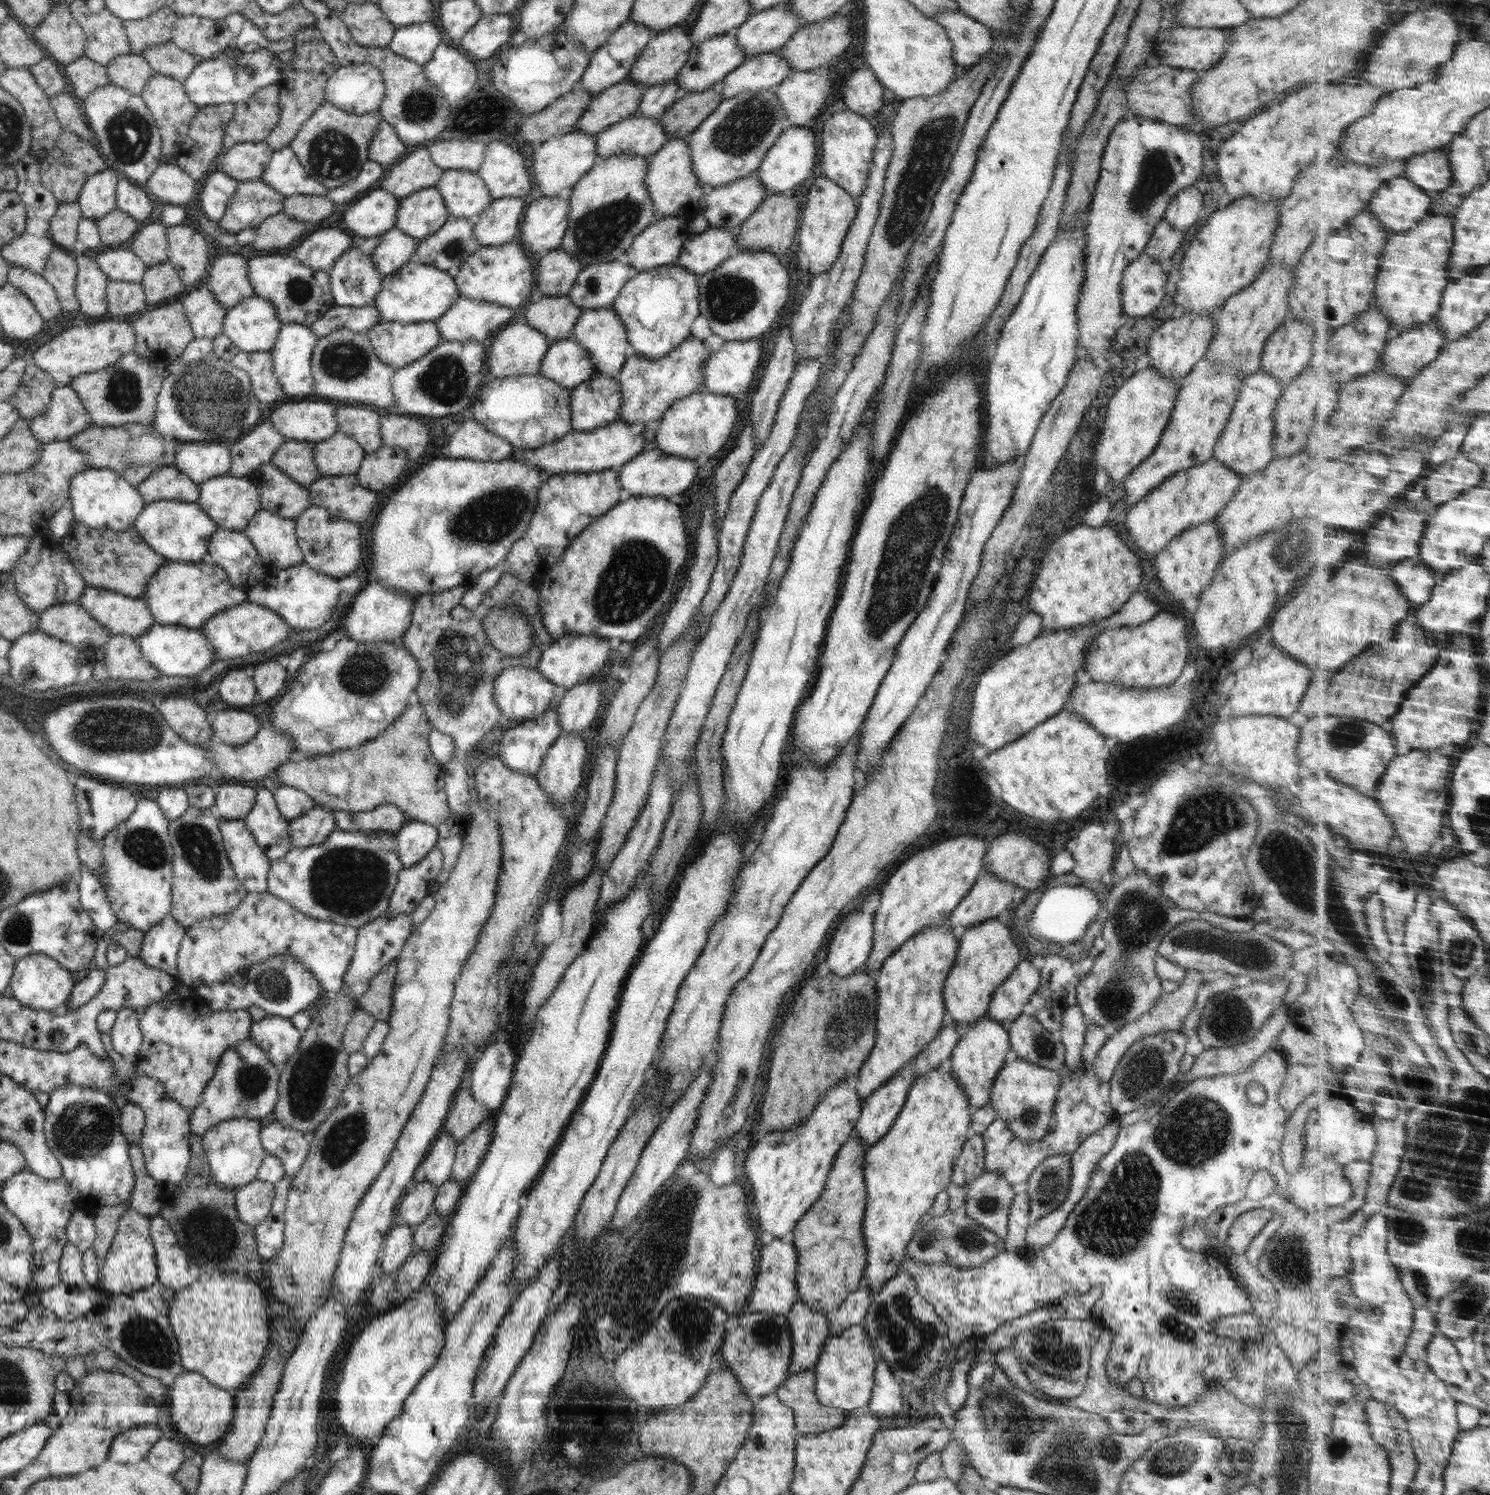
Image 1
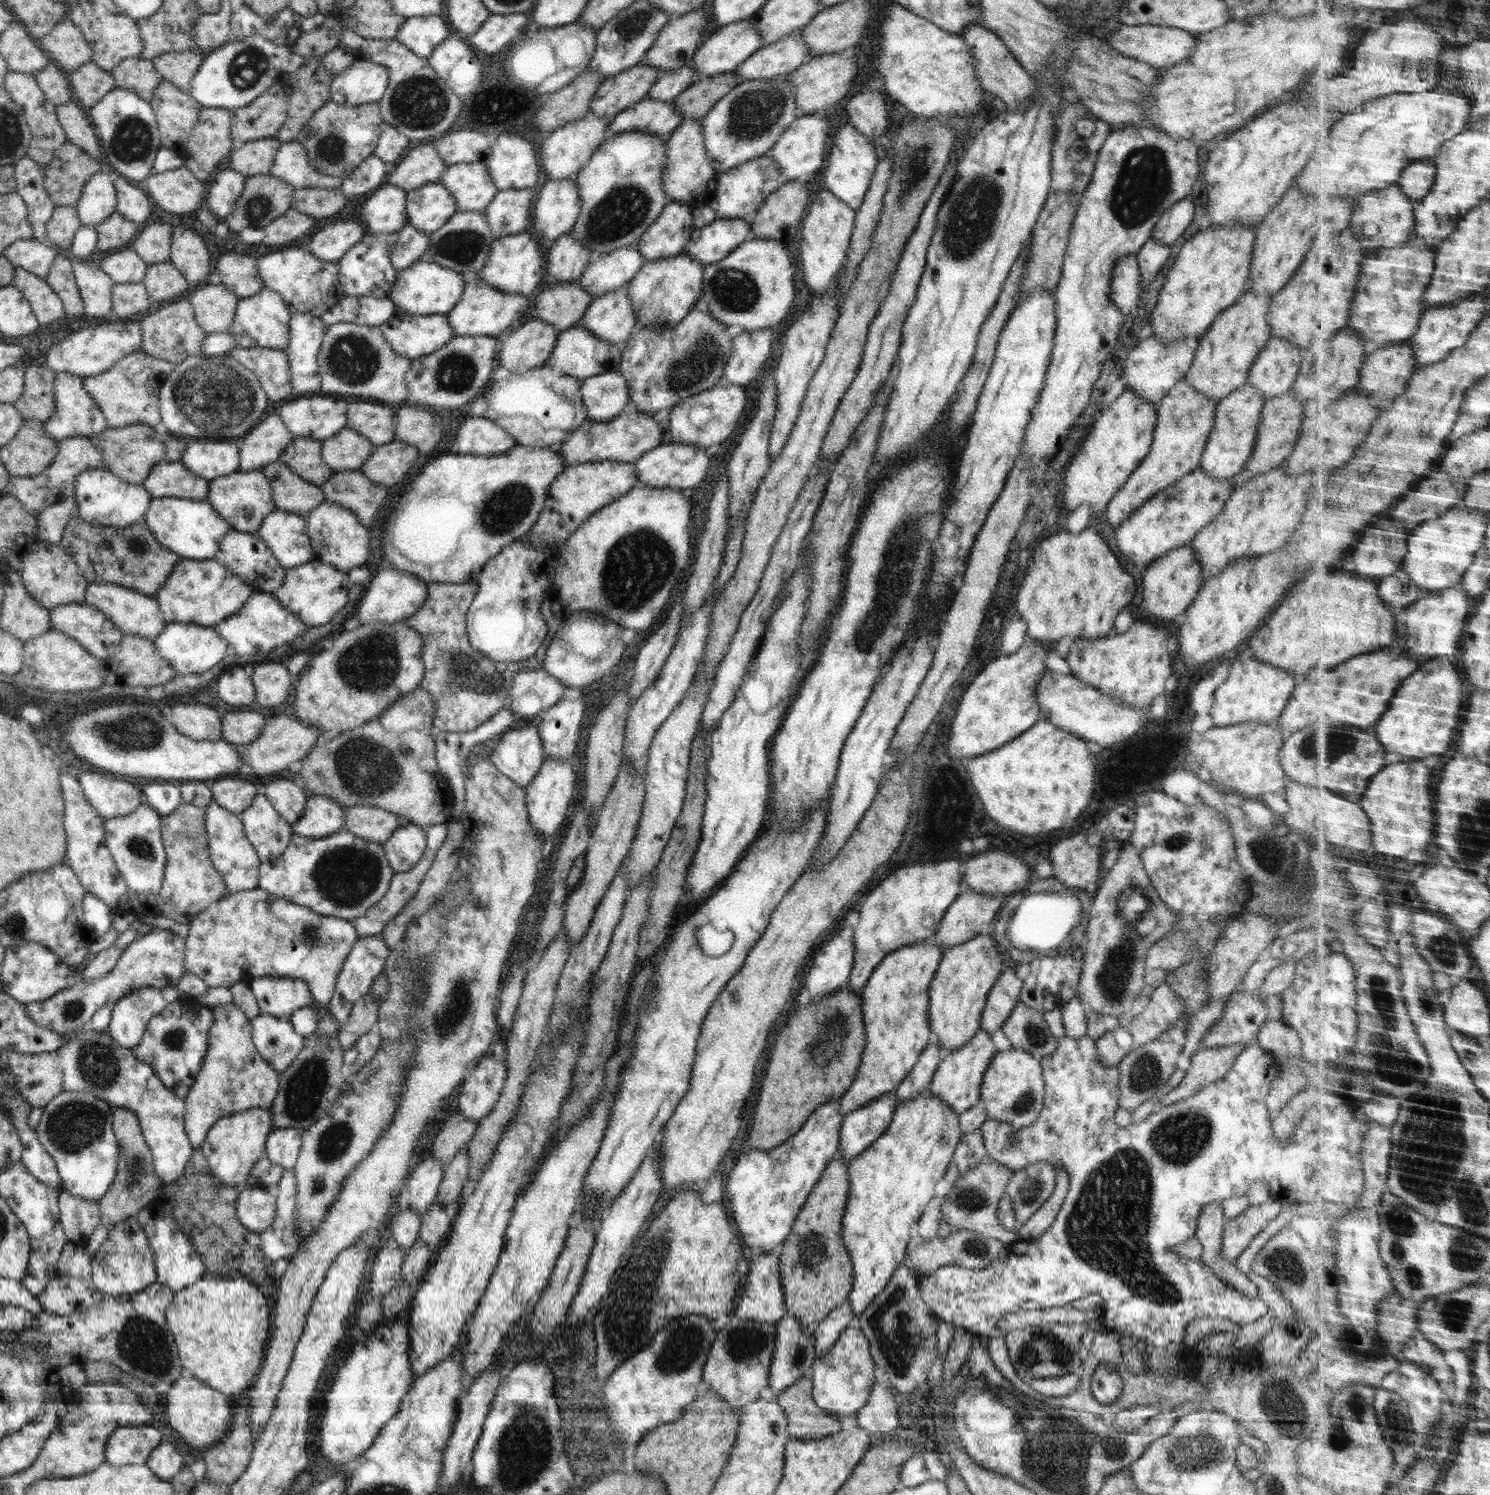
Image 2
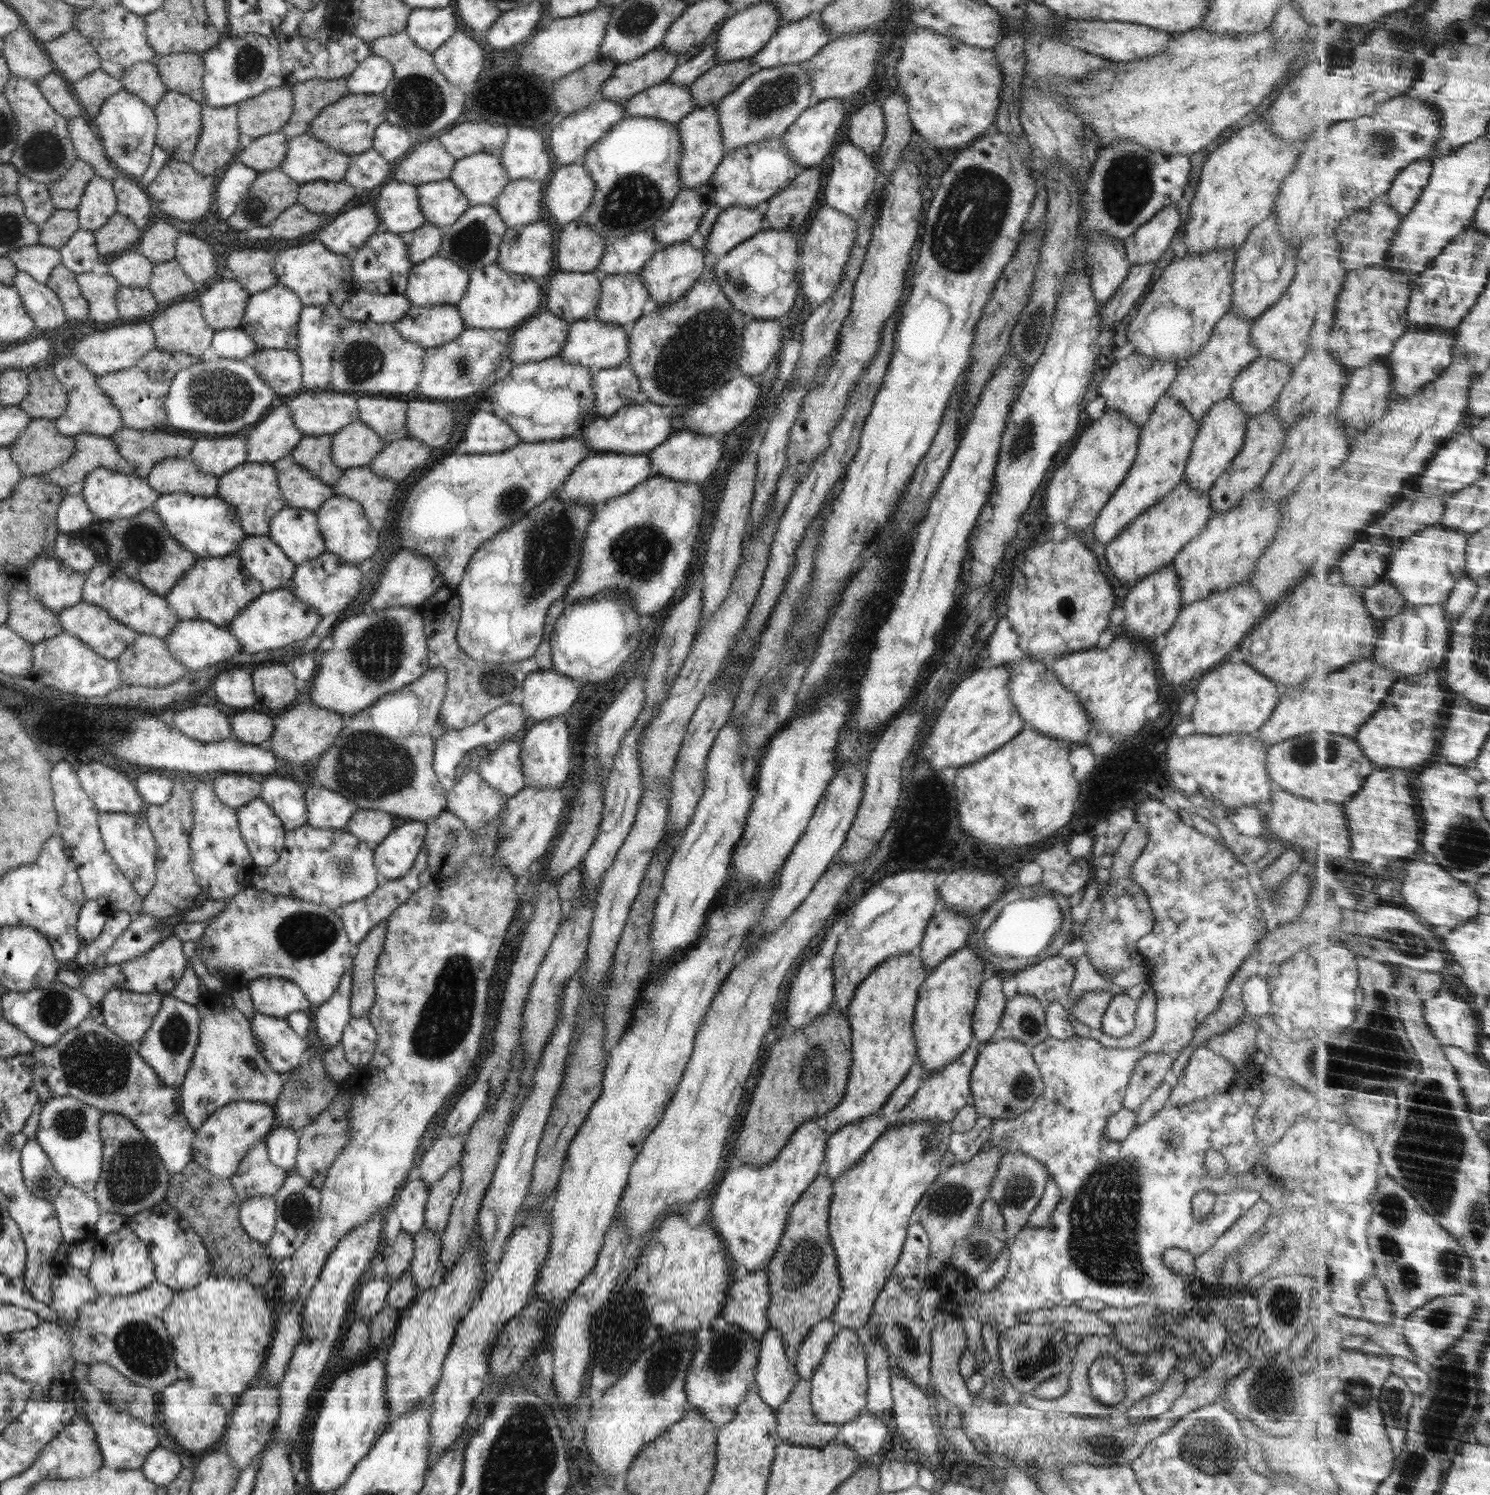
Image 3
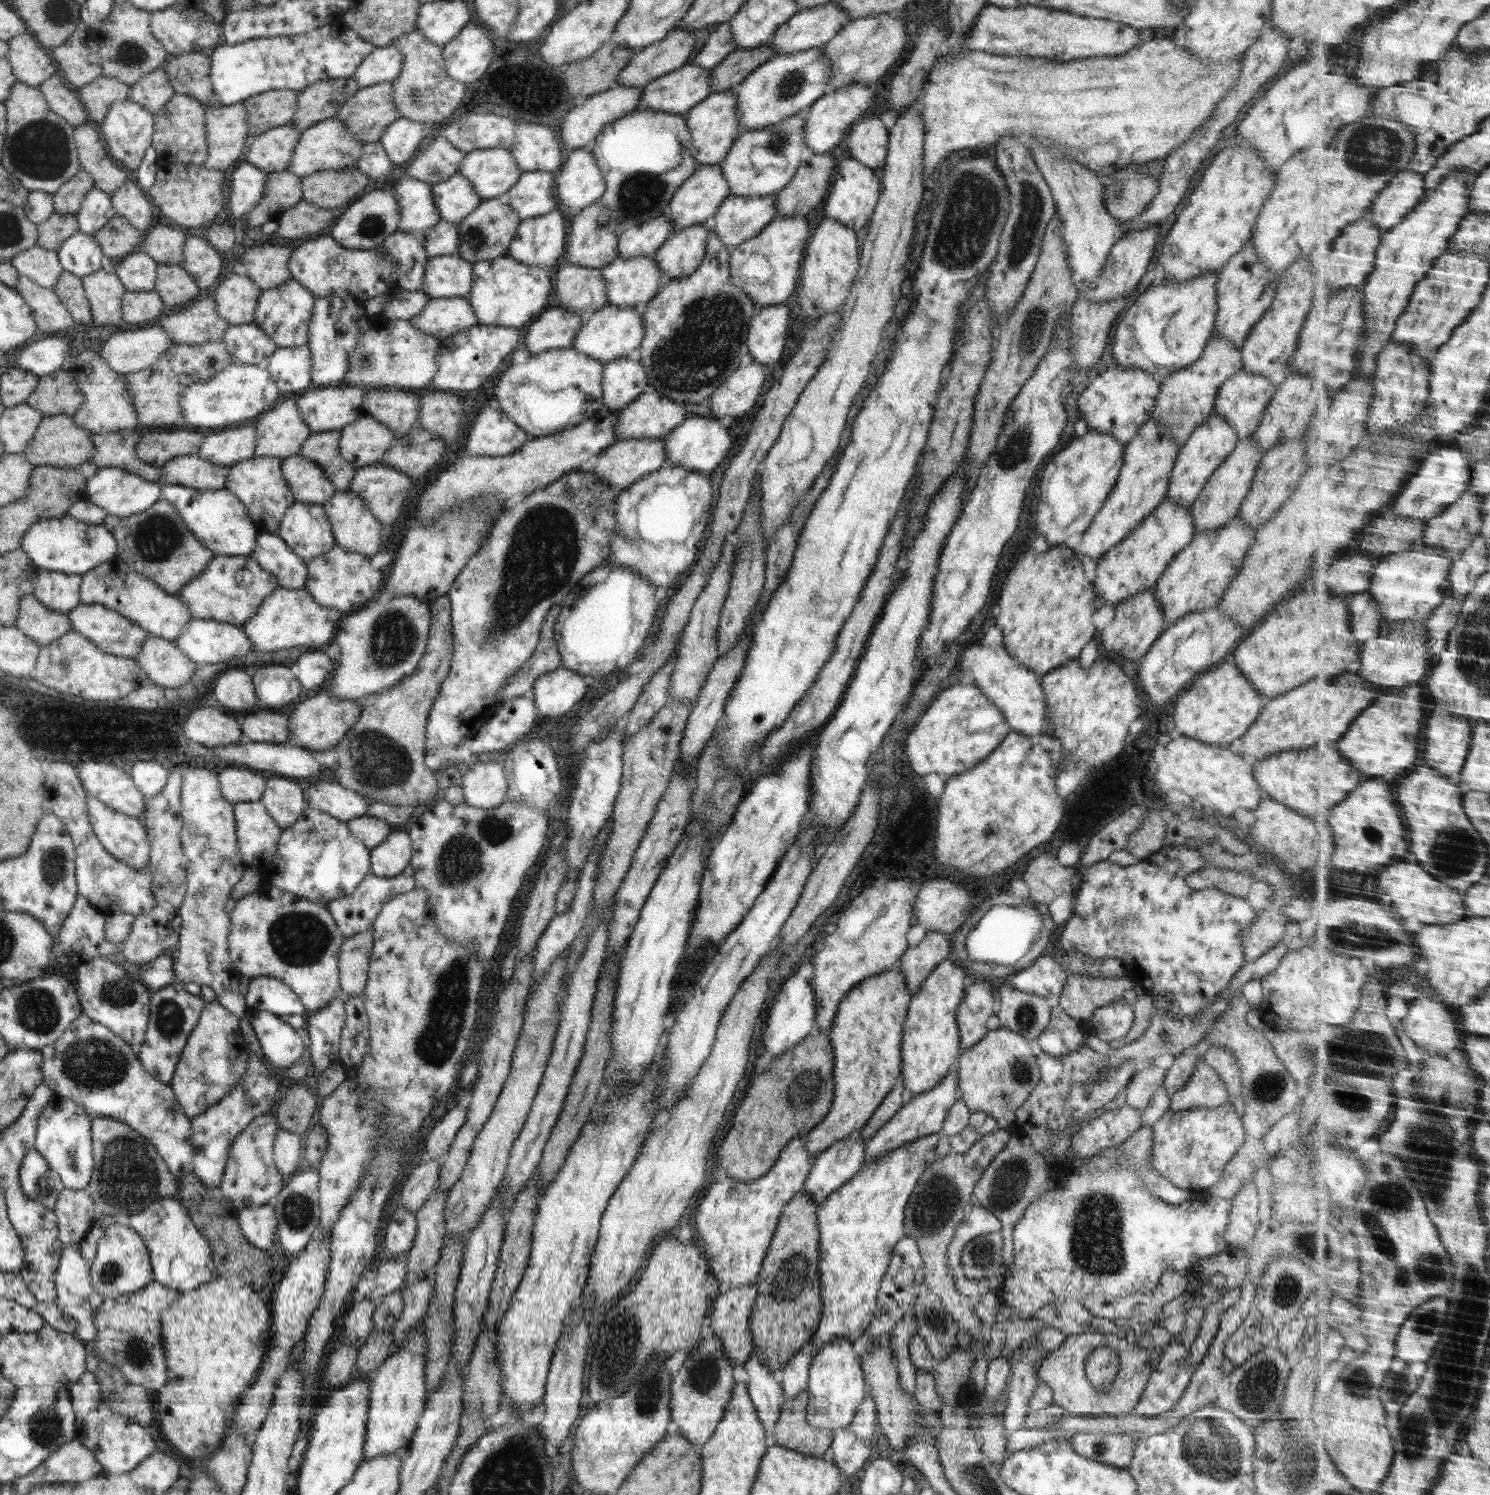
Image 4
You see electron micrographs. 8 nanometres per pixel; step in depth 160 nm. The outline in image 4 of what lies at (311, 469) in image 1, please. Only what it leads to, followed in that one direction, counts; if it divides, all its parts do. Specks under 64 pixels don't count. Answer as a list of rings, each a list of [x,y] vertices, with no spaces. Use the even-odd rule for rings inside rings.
[[[324,431],[319,433],[311,432],[309,437],[304,441],[303,447],[299,450],[300,456],[315,462],[324,472],[326,478],[335,486],[336,491],[348,491],[352,479],[356,476],[357,468],[351,465],[339,451],[339,431]]]

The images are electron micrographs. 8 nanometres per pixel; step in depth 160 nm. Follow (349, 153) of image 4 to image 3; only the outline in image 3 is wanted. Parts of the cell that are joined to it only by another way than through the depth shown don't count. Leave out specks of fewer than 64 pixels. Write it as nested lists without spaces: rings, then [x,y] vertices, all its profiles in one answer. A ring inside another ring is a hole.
[[[306,132],[289,139],[287,153],[279,169],[299,185],[320,179],[340,182],[345,177],[349,162],[350,156],[332,150]]]

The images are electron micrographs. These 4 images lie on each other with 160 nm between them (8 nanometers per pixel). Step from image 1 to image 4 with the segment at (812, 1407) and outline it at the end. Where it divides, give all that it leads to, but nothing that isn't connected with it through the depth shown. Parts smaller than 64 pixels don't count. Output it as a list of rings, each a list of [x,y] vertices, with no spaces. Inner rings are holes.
[[[807,1390],[786,1400],[771,1433],[771,1440],[778,1446],[795,1449],[796,1452],[803,1452],[808,1456],[822,1457],[831,1445],[833,1432],[812,1426],[806,1420],[807,1406]]]

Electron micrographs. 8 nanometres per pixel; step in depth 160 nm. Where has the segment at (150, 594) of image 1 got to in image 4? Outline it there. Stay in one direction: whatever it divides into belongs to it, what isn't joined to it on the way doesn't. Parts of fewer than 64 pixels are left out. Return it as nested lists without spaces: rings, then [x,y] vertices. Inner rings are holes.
[[[215,555],[196,578],[186,583],[178,596],[186,603],[191,616],[194,618],[207,618],[220,622],[229,622],[237,627],[250,620],[259,609],[262,601],[270,596],[279,586],[277,578],[266,569],[252,566],[252,556],[226,556]],[[250,566],[252,582],[244,588],[240,578],[244,576],[244,568]]]

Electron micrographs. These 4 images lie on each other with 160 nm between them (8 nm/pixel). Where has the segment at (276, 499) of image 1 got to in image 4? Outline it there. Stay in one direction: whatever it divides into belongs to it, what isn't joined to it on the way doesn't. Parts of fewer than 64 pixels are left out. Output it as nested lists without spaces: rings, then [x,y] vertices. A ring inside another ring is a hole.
[[[303,456],[282,459],[281,469],[296,502],[323,505],[336,491],[325,472]]]

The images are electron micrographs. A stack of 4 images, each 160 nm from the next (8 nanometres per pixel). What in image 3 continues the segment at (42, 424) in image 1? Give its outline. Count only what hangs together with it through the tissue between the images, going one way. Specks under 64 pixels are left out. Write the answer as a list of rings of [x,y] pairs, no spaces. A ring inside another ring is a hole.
[[[63,355],[62,358],[56,358],[56,361],[52,361],[49,367],[63,384],[68,397],[68,405],[64,415],[55,420],[57,429],[63,435],[74,437],[80,433],[88,433],[99,437],[110,437],[123,427],[120,412],[110,402],[110,397],[107,397],[107,394],[99,387],[98,377],[91,373],[85,364],[72,355]]]

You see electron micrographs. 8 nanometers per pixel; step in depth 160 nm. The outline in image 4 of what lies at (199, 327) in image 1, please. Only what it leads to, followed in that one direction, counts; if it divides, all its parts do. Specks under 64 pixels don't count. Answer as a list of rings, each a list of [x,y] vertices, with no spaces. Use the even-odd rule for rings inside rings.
[[[230,274],[213,288],[216,312],[228,324],[248,324],[255,320],[261,290],[246,275]]]

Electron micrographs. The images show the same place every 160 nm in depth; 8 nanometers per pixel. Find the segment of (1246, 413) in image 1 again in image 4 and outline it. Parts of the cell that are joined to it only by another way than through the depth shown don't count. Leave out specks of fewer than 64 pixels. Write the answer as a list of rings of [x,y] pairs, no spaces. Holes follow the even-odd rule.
[[[1211,415],[1206,418],[1201,426],[1197,426],[1192,431],[1184,446],[1181,446],[1171,470],[1166,497],[1178,506],[1190,507],[1195,498],[1198,498],[1210,475],[1233,452],[1238,441],[1239,438],[1235,434],[1234,427],[1224,417]]]

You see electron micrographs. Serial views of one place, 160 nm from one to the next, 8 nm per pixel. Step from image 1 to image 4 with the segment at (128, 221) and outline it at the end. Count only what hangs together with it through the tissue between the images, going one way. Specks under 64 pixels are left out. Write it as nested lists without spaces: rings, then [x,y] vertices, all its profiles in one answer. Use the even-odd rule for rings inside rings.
[[[115,214],[93,237],[103,254],[116,262],[133,252],[144,233],[136,230],[123,216]]]

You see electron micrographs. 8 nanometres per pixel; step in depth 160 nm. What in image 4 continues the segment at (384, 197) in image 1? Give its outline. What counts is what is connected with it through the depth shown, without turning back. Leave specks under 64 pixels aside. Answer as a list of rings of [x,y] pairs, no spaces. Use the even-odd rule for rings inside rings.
[[[408,176],[395,184],[392,190],[399,200],[399,230],[424,242],[427,234],[441,219],[434,204],[433,188],[427,182]]]

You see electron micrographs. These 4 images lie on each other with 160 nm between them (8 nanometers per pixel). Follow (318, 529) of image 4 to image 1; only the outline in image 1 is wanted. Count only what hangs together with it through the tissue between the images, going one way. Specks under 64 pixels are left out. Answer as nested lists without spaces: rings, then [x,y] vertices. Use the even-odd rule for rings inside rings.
[[[262,509],[242,531],[258,551],[269,573],[304,562],[298,546],[295,519]]]

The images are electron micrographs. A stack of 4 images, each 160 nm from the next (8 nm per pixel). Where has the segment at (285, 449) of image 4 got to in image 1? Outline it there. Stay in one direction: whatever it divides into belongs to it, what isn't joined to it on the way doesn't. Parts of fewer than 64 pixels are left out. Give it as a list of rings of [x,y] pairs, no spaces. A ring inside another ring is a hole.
[[[261,420],[250,432],[228,445],[231,452],[228,475],[243,477],[254,473],[260,465],[271,462],[285,440],[269,420]]]

